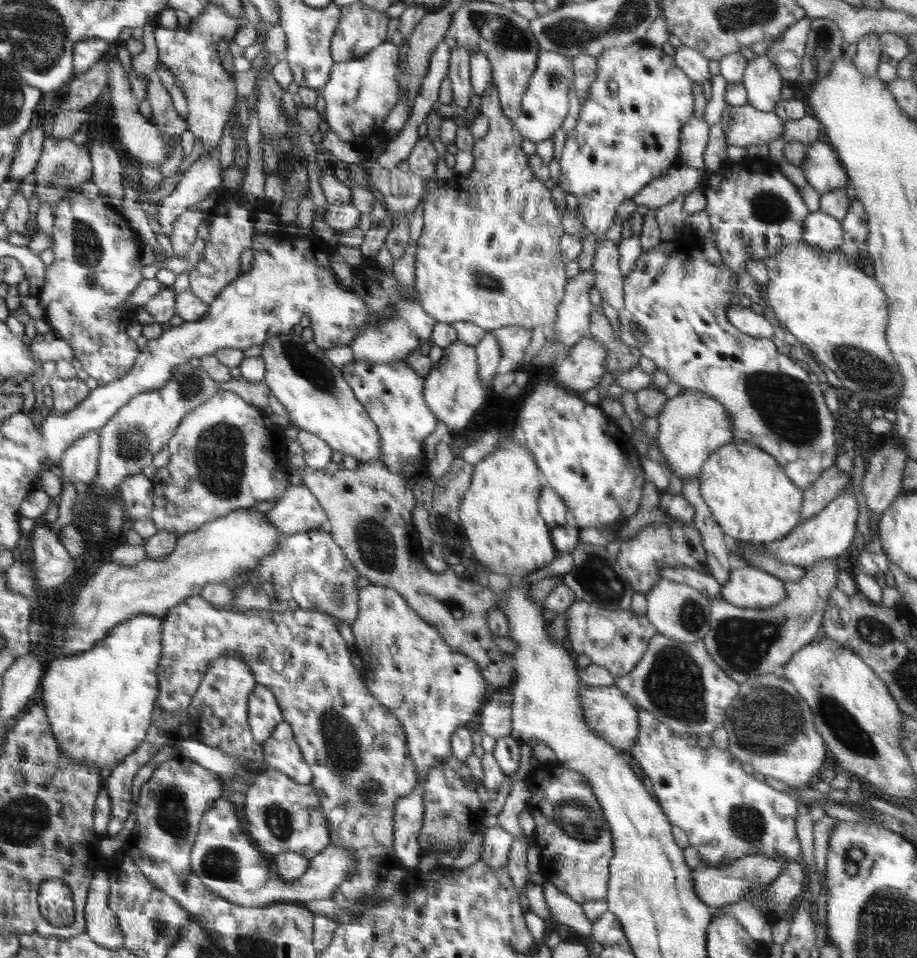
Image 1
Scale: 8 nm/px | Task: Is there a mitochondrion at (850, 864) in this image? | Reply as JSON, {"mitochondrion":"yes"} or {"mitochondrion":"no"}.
{"mitochondrion":"yes"}

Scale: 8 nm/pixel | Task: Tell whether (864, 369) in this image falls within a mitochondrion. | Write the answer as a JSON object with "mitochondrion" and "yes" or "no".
{"mitochondrion":"yes"}

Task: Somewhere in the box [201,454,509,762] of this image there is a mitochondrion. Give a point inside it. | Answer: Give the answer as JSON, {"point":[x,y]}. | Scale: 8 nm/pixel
{"point":[378,545]}

